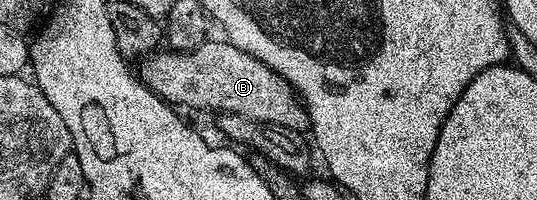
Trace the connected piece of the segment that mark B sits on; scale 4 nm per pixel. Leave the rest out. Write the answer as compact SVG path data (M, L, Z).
M206 39L204 44L190 52L161 50L150 55L140 65L140 79L170 106L182 104L185 108L206 108L212 114L243 114L259 122L287 126L287 130L299 133L309 128L309 111L296 90L281 75L236 48L228 39L213 39Z

